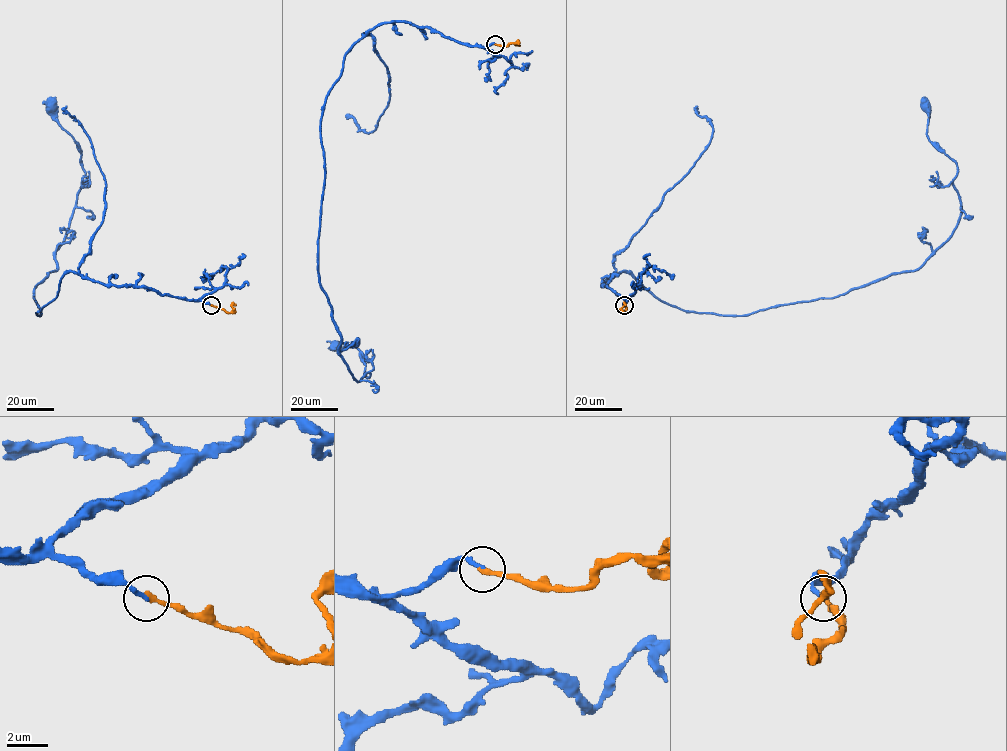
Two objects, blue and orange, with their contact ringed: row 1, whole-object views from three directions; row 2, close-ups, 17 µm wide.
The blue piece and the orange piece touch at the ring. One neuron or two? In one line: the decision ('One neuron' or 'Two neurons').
One neuron

